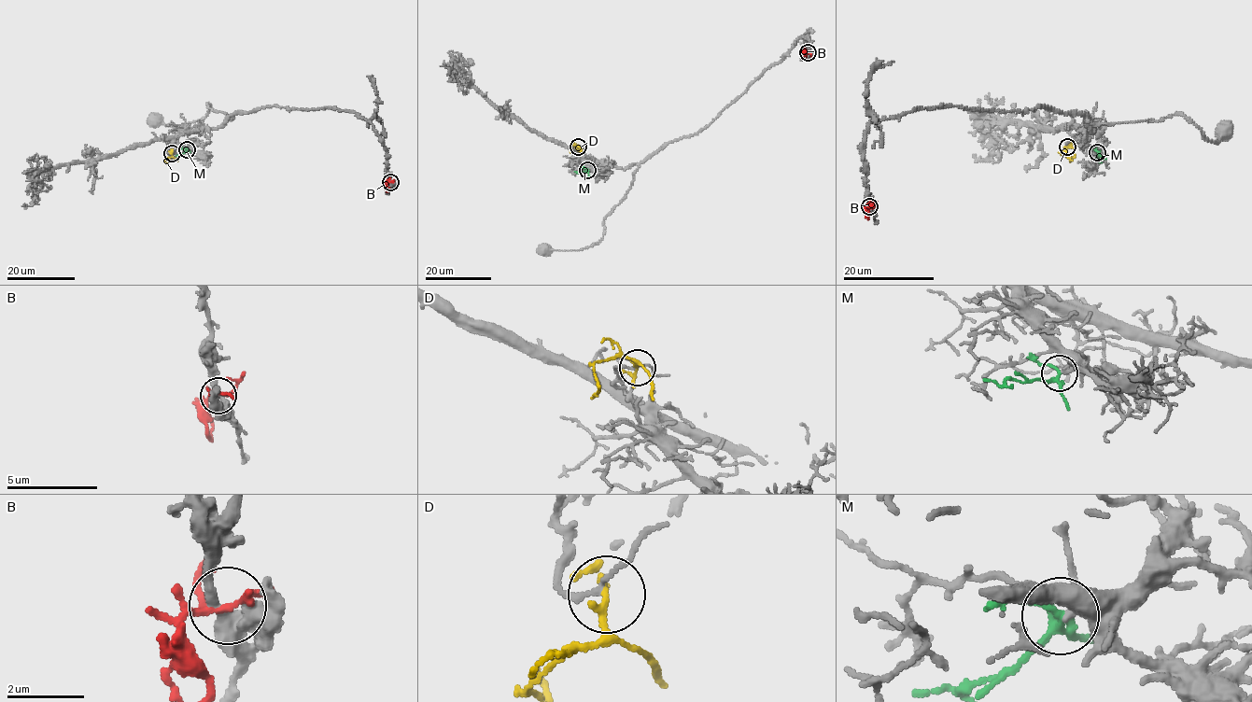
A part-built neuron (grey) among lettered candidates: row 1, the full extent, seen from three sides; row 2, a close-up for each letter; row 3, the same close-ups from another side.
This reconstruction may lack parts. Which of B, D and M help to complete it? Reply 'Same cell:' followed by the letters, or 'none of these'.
Same cell: M

